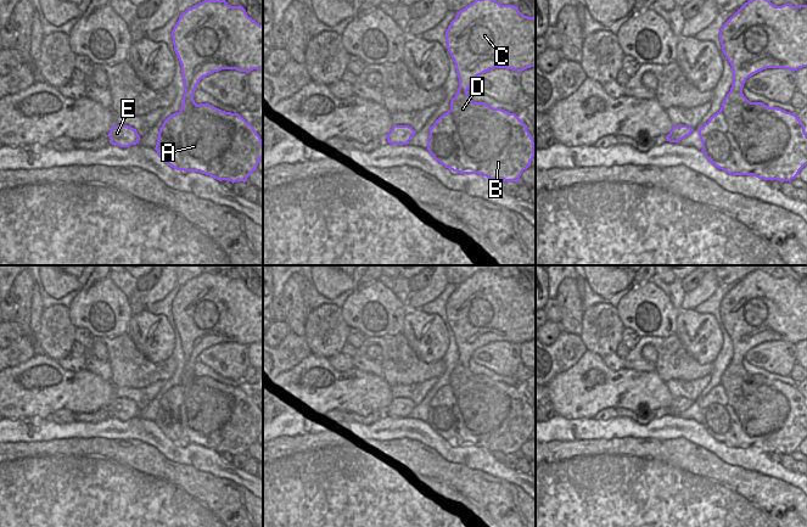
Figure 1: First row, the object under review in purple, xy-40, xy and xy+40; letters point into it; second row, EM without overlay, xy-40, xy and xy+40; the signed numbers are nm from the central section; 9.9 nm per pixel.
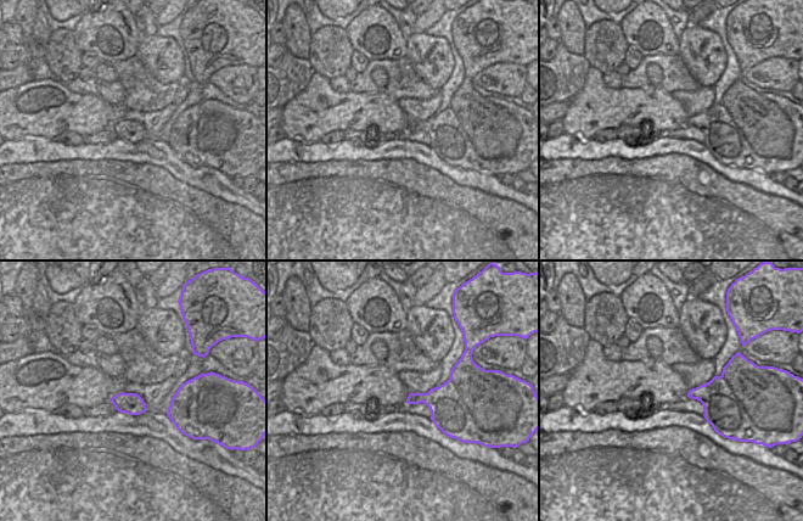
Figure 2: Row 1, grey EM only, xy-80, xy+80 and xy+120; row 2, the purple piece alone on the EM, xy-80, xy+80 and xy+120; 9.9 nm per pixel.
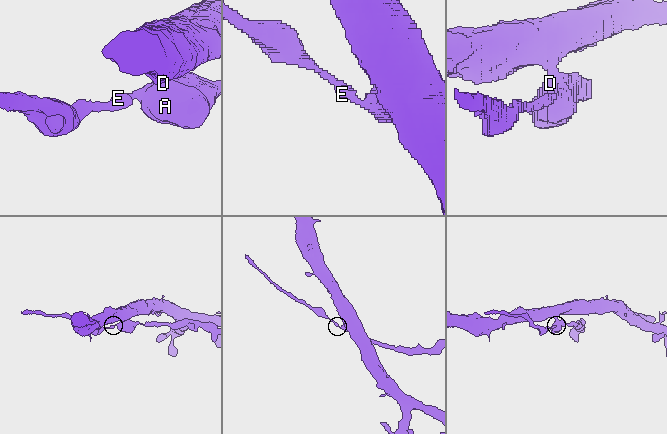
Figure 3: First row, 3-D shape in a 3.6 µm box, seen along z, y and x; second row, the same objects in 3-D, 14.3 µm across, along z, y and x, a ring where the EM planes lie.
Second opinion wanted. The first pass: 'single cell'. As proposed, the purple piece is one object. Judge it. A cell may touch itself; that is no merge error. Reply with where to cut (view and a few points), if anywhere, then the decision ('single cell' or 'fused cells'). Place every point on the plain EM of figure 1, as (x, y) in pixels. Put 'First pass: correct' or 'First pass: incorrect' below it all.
cut xy+40 (730, 363), (741, 364); fused cells
First pass: incorrect

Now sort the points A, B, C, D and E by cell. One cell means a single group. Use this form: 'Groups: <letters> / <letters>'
Groups: A B D E / C.

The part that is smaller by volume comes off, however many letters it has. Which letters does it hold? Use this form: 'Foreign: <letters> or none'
Foreign: A, B, D, E.

